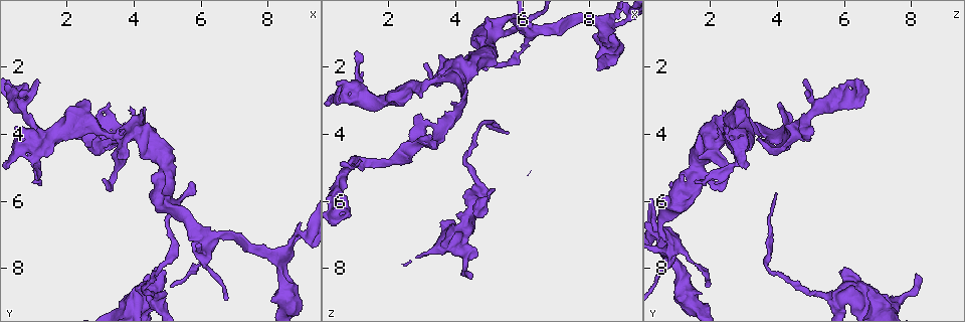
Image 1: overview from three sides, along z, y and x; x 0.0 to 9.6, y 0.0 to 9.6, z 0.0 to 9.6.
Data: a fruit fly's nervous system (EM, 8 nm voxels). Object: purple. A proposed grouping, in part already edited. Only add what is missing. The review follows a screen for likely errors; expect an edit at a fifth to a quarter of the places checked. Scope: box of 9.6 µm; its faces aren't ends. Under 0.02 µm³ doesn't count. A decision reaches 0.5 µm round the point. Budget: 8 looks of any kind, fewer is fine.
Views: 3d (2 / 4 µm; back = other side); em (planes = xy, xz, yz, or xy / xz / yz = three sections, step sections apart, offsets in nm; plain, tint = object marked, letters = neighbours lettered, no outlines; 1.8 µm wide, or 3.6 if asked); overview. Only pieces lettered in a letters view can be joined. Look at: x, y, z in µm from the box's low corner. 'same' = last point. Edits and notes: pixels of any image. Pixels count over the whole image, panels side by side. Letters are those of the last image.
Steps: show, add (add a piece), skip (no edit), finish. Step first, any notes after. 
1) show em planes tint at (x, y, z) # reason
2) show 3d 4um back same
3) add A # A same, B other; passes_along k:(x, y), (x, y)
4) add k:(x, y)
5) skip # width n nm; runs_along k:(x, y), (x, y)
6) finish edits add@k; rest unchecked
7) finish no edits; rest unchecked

show 3d 4um at (3.10, 4.10, 4.20) # sharp bend

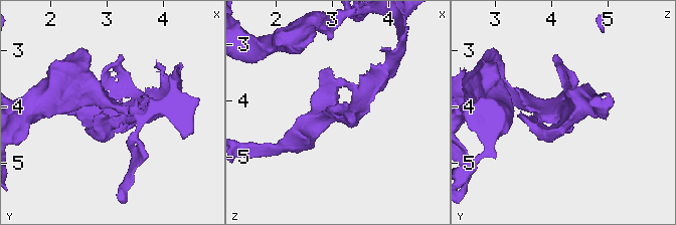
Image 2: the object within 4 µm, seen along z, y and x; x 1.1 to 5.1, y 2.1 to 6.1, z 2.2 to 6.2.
show em 3.6um planes letters at (3.05, 4.15, 4.20)

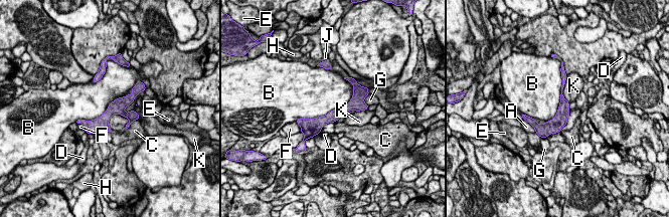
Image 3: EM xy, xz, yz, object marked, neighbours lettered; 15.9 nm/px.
skip # width 190 nm; A other, B other, C other, D other, E other, F other, G other, H other, J other, K other; runs_along 3:(361, 104), (307, 122); none of them fits

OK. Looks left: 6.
show em planes letters at (2.65, 3.00, 3.00) # an open end

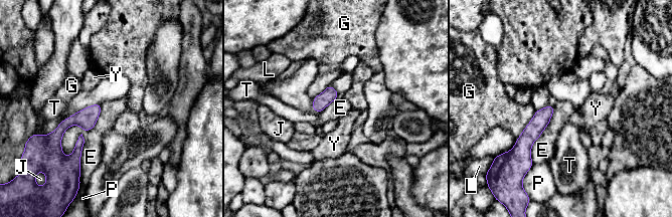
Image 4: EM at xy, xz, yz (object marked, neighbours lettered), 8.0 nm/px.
skip # E other, G other, J other, L other, P other, T other, Y other; runs_along 4:(98, 106), (87, 118), (76, 156); no lettered piece goes on from it

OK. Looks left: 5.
show 3d 2um at (4.50, 8.15, 8.20) # branch stops here

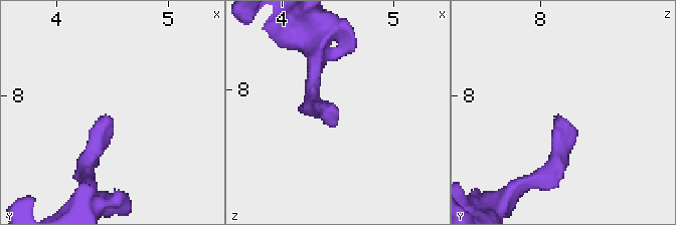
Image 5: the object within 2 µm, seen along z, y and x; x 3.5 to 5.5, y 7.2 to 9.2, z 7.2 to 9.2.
show em 3.6um xy step 4 plain at (4.50, 8.18, 8.18) # need the tissue

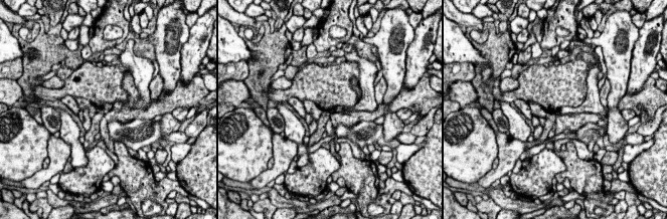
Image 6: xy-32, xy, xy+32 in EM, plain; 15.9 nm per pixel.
show em 3.6um xy step 4 letters same # what lies round it

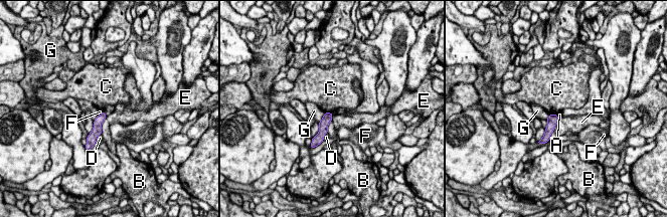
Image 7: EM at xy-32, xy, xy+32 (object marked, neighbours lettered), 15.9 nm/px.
skip # A other, B other, C other, D other, E other, F other, G other; no lettered piece goes on from it

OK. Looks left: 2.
show em planes plain at (4.20, 8.60, 5.85) # branch stops here

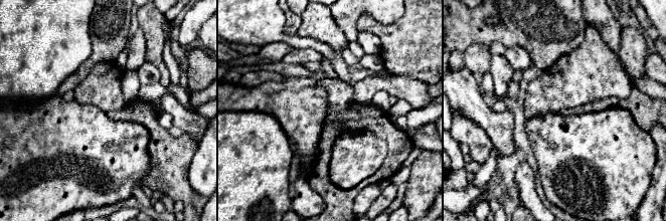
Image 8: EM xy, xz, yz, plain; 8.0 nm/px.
show em planes letters same

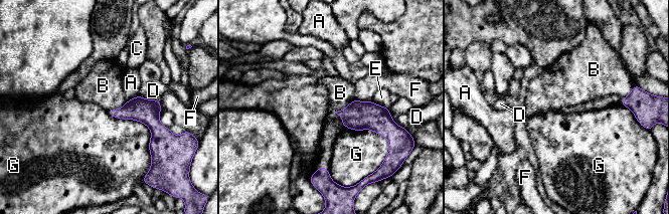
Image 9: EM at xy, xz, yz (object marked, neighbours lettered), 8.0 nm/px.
skip # A other, B other, C other, D other, E other, F other, G other; border 9:(127, 100), (123, 105), (108, 111); no lettered piece goes on from it

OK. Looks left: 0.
finish no edits; rest unchecked

